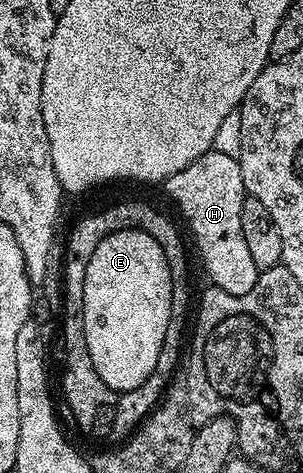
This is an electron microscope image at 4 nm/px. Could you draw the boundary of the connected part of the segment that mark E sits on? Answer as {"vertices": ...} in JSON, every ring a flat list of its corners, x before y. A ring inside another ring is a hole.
{"vertices":[[125,229,111,232,94,249,86,265,84,282,84,332,86,349,90,349,90,361,98,369,98,377,113,393,138,389,154,373,162,345,166,341,168,323,172,320,172,274,166,261,166,253,155,237,146,229]]}

